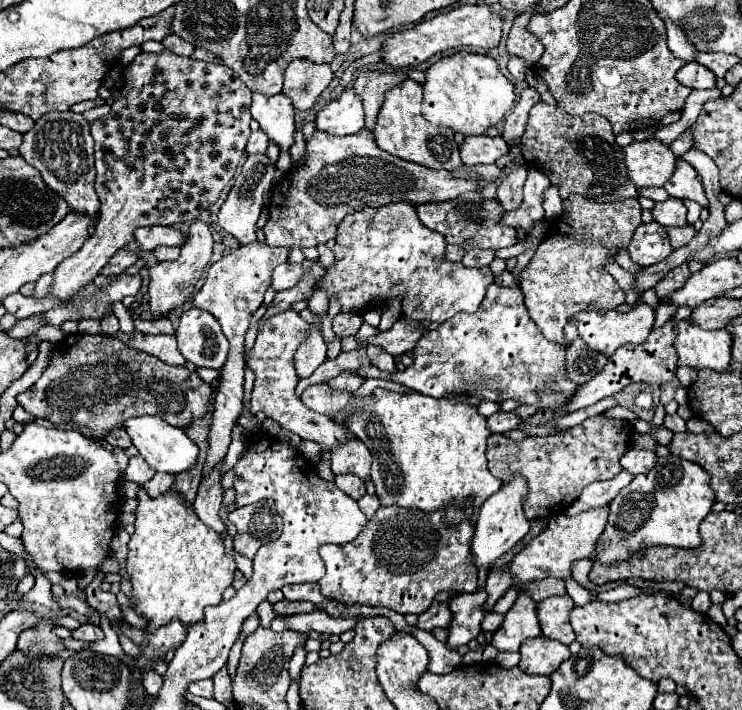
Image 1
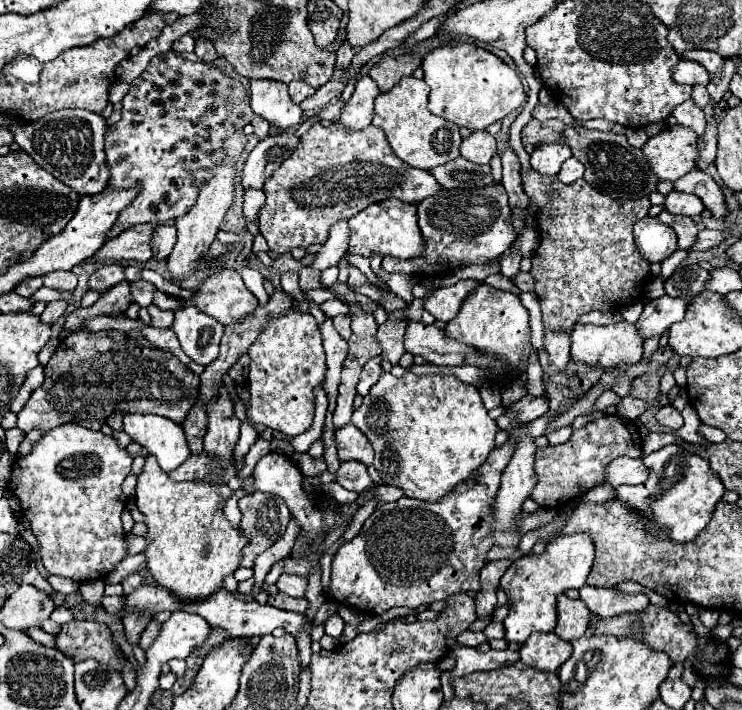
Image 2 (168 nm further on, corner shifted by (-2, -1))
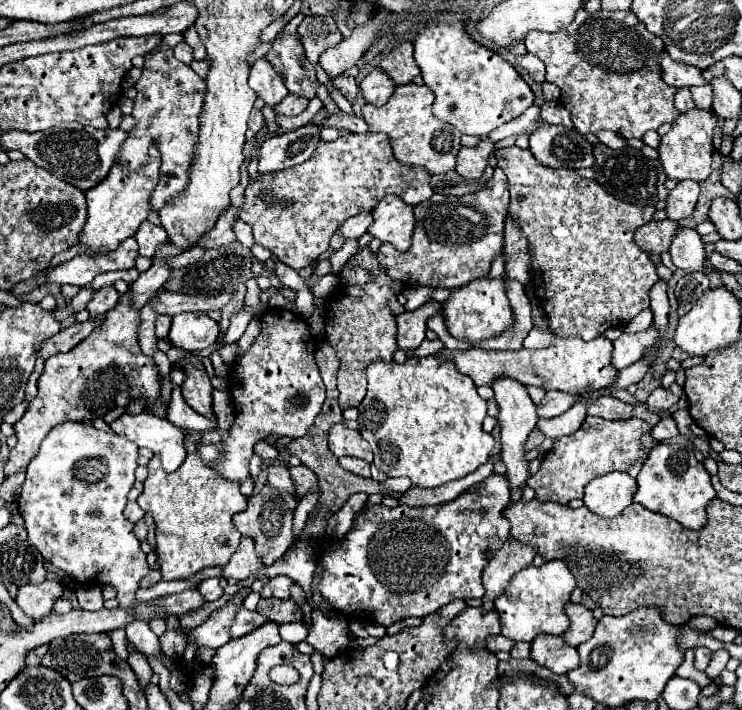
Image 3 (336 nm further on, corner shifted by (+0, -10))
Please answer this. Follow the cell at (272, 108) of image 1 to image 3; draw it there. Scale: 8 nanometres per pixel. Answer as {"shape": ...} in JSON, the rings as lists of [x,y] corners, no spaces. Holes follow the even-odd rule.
{"shape":[[[258,58],[258,60],[252,64],[250,88],[252,88],[268,106],[276,106],[278,102],[282,102],[282,98],[288,96],[288,88],[284,86],[284,82],[282,82],[282,78],[278,76],[278,72],[266,62],[266,58]]]}

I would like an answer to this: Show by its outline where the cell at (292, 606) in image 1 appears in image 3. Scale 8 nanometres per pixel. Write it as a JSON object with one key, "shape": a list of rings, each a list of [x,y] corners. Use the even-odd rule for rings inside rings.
{"shape":[[[274,596],[262,598],[258,602],[258,612],[262,612],[262,616],[266,616],[268,620],[278,622],[278,624],[302,620],[302,612],[292,600],[278,600]]]}

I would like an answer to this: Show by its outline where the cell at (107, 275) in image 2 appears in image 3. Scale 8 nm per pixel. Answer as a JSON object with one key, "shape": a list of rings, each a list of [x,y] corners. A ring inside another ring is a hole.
{"shape":[[[104,286],[104,288],[100,288],[100,290],[94,294],[90,306],[86,306],[88,312],[90,312],[90,318],[98,318],[98,316],[106,314],[110,308],[116,306],[118,298],[120,298],[120,296],[118,296],[118,292],[114,290],[114,286]]]}

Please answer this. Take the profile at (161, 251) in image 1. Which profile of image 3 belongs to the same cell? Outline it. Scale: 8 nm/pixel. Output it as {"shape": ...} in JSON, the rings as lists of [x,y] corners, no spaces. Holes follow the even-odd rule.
{"shape":[[[148,220],[142,222],[142,226],[140,226],[138,232],[134,234],[134,238],[136,238],[138,246],[140,246],[138,252],[140,252],[142,256],[146,256],[146,258],[152,258],[154,252],[156,252],[156,248],[168,240],[166,230],[164,230],[162,226],[156,226],[156,224],[148,222]]]}

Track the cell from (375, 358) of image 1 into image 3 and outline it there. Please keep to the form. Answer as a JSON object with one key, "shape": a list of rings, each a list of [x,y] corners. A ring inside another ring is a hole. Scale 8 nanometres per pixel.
{"shape":[[[430,300],[426,304],[422,304],[418,310],[414,312],[402,312],[400,316],[396,316],[398,322],[398,346],[408,352],[420,346],[420,342],[424,340],[424,332],[426,332],[426,322],[438,314],[442,308],[442,304],[438,304],[436,300]]]}

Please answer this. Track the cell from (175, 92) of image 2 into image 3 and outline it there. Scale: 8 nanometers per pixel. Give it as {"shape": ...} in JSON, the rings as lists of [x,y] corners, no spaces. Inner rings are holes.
{"shape":[[[162,42],[158,44],[158,48],[152,50],[152,54],[146,54],[144,60],[146,62],[142,68],[142,78],[136,84],[138,94],[132,112],[132,116],[136,118],[136,128],[128,132],[128,138],[118,154],[118,164],[122,164],[128,170],[144,166],[148,162],[148,146],[156,142],[162,154],[162,166],[160,166],[160,182],[150,202],[158,212],[188,184],[188,168],[194,158],[194,146],[198,144],[198,122],[200,122],[198,118],[204,104],[206,84],[190,66],[174,58],[172,48],[162,48]]]}

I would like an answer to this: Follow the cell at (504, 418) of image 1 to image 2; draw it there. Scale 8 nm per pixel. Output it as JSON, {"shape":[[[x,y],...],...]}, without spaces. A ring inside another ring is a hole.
{"shape":[[[522,397],[520,401],[512,403],[508,407],[508,411],[496,419],[496,423],[498,423],[498,427],[502,431],[512,431],[514,429],[514,423],[534,421],[540,415],[544,415],[546,411],[548,411],[548,403],[542,397],[536,397],[536,399]]]}

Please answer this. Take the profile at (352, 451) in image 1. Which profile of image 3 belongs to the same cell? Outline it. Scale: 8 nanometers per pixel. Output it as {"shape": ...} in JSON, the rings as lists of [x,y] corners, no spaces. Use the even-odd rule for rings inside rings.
{"shape":[[[334,424],[330,428],[328,446],[336,458],[356,456],[356,458],[362,458],[366,462],[372,462],[370,444],[362,438],[362,434],[358,430],[352,430],[344,424]]]}

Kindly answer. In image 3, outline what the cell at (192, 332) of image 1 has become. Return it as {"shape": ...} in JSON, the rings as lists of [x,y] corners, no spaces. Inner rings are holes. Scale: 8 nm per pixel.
{"shape":[[[204,312],[178,314],[172,318],[172,328],[168,336],[176,348],[198,352],[218,340],[218,322],[214,322]]]}

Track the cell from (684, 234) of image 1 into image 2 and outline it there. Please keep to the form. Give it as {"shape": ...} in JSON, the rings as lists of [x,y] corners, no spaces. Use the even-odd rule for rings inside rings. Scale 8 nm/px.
{"shape":[[[702,229],[696,237],[696,243],[692,245],[694,251],[706,251],[710,247],[716,247],[720,241],[724,239],[722,231],[710,231],[710,229]]]}

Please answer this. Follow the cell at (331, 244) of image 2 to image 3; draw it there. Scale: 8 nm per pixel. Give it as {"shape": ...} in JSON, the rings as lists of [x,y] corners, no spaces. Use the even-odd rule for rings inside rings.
{"shape":[[[362,212],[362,214],[356,214],[352,218],[348,218],[340,228],[338,232],[344,234],[344,238],[358,238],[362,236],[368,228],[370,228],[370,222],[372,222],[372,214],[370,212]]]}

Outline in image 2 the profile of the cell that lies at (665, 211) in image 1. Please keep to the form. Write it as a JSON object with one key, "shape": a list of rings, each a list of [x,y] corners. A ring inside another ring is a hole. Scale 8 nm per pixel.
{"shape":[[[666,209],[658,215],[658,219],[660,219],[662,223],[670,225],[670,227],[676,231],[676,235],[678,235],[678,247],[690,251],[690,247],[692,247],[692,243],[694,243],[694,239],[696,239],[696,233],[698,233],[696,223],[694,223],[690,217],[672,215],[672,213],[668,213]]]}

